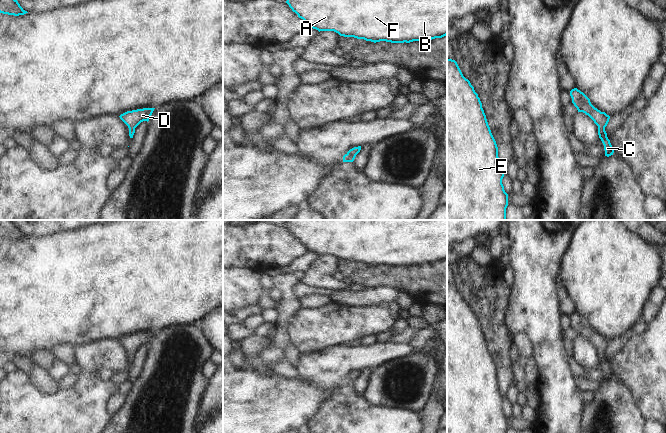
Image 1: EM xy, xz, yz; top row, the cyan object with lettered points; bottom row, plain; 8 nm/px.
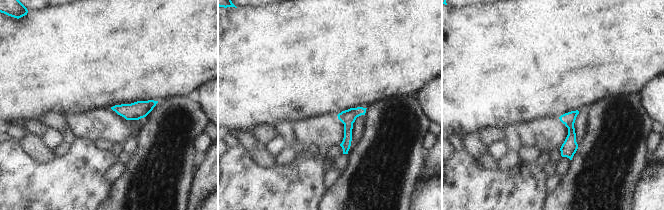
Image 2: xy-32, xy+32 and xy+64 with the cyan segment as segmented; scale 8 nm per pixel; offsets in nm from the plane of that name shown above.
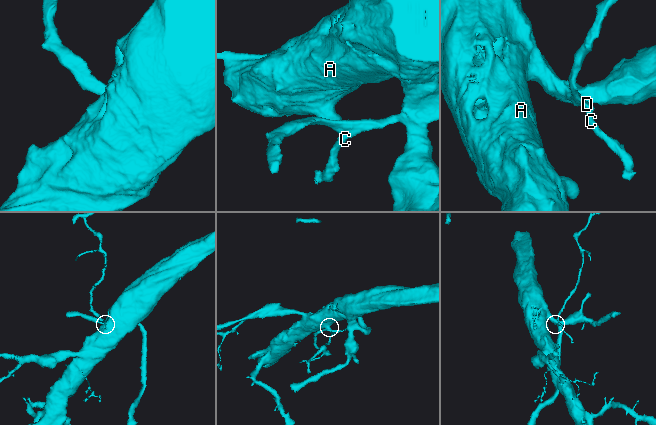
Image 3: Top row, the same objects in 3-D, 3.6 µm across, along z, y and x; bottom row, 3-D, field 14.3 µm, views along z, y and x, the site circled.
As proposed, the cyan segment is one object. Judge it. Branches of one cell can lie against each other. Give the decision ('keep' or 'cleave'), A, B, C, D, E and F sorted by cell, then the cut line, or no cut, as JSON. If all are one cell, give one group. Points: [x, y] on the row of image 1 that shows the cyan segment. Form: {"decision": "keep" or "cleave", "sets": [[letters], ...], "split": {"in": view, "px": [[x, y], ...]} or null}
{"decision": "keep", "sets": [["A", "B", "C", "D", "E", "F"]], "split": null}

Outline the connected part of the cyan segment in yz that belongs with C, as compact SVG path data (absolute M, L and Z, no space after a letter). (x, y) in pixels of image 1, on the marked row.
M577 88L570 91L570 96L572 98L572 103L577 108L578 112L583 112L588 115L598 126L598 135L604 145L605 156L609 157L613 155L614 149L612 148L605 131L605 127L609 122L610 116L595 108L591 104L590 99Z

